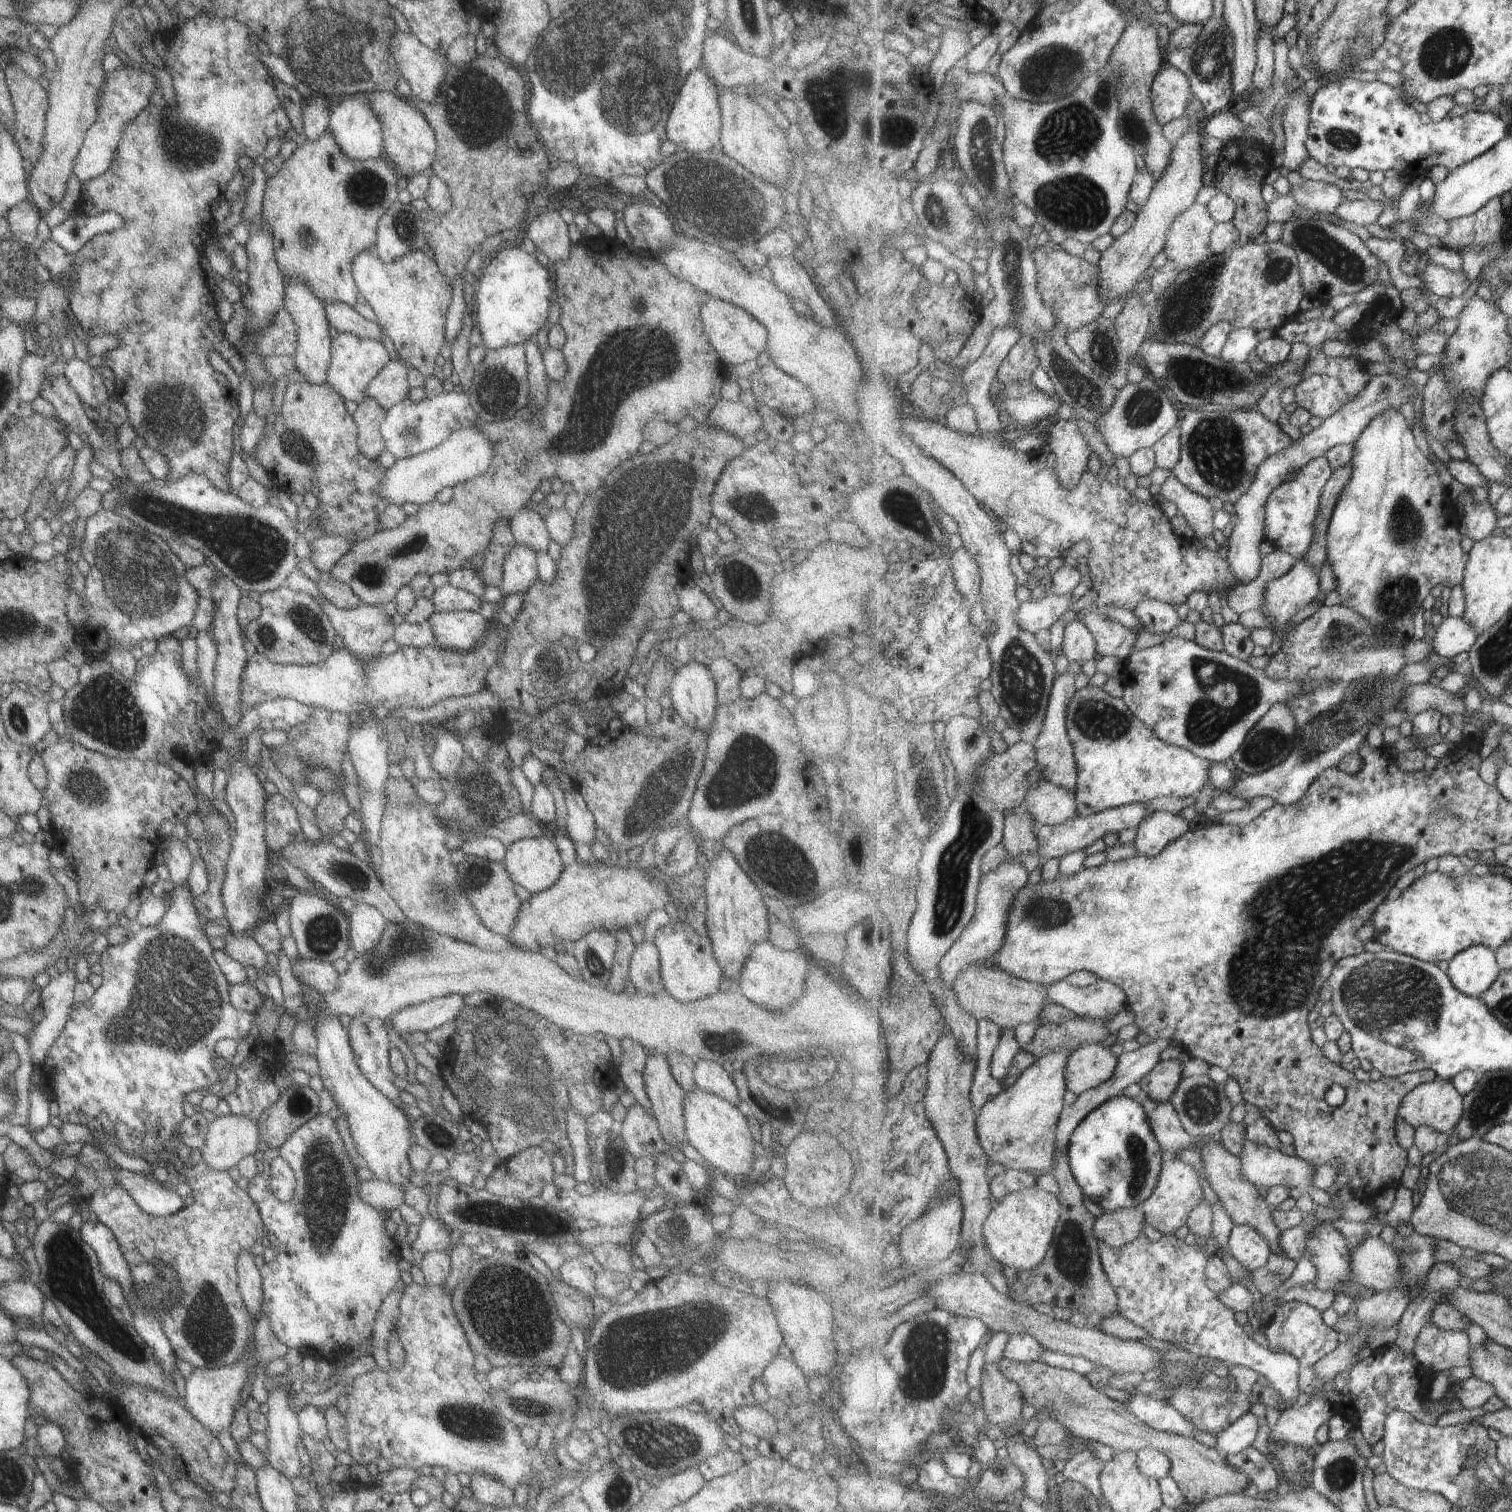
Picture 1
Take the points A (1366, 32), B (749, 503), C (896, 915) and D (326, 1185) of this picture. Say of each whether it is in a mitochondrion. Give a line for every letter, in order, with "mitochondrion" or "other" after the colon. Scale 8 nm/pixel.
A: mitochondrion
B: mitochondrion
C: other
D: mitochondrion

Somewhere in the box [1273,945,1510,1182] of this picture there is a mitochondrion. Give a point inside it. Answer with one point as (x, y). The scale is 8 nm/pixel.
(1391, 1001)

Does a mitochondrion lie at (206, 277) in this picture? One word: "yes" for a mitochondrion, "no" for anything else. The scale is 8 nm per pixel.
no

